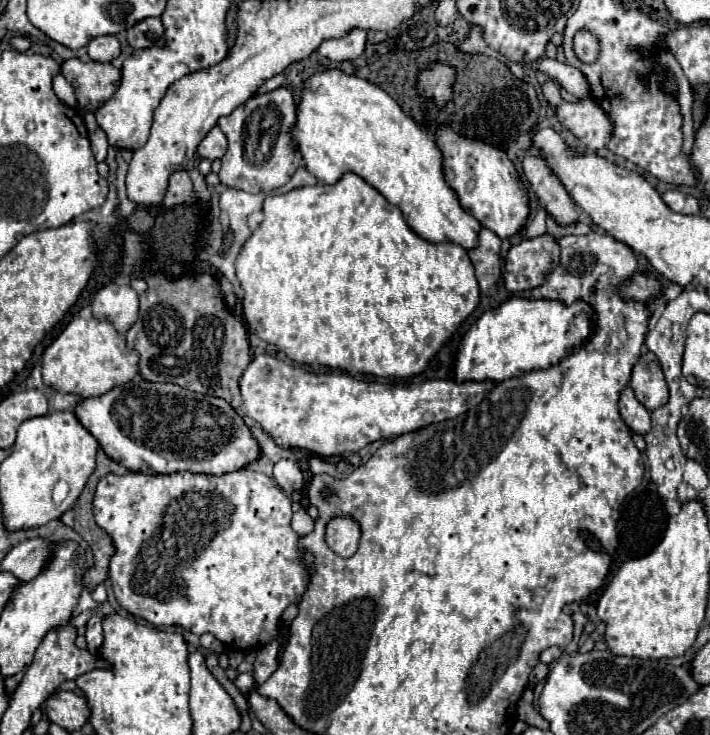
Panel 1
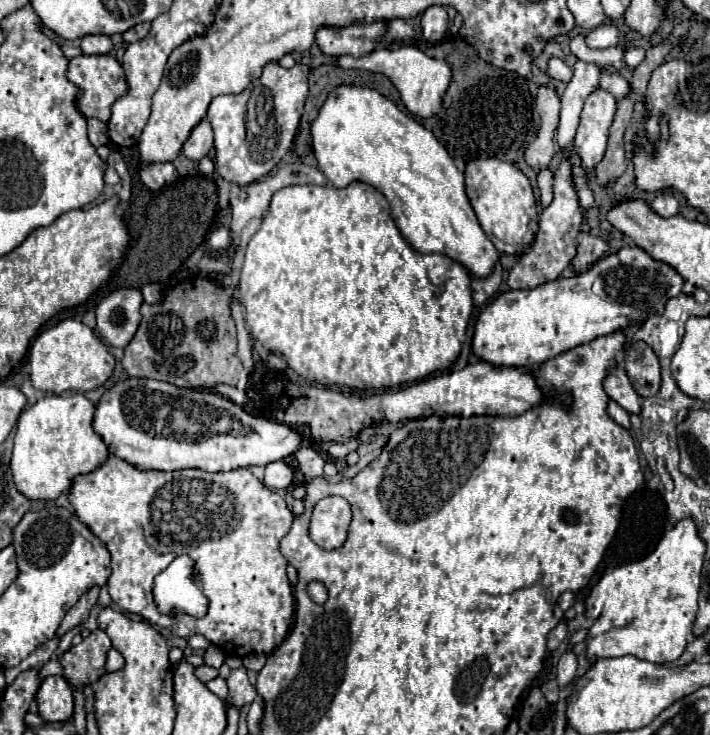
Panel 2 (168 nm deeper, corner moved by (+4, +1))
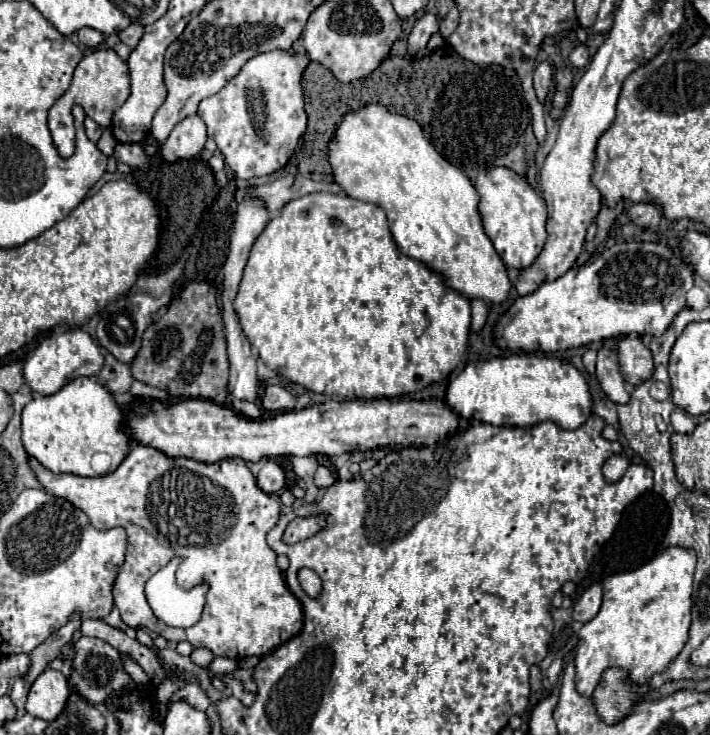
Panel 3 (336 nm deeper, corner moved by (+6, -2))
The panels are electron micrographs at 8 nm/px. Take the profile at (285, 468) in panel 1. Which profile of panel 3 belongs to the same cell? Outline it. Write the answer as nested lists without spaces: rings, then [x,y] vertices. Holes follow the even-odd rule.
[[[267,461],[257,475],[257,485],[265,493],[279,493],[285,487],[285,473],[275,461]]]

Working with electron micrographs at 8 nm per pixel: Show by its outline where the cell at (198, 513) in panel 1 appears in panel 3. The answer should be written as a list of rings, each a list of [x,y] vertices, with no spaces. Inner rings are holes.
[[[133,443],[131,451],[123,459],[123,463],[103,477],[79,477],[79,475],[55,475],[41,467],[35,459],[29,459],[31,469],[37,473],[39,483],[55,497],[71,501],[77,509],[85,511],[89,523],[99,531],[107,531],[109,527],[123,527],[127,533],[127,555],[125,563],[119,569],[119,575],[113,585],[115,607],[121,613],[121,619],[129,627],[143,625],[157,635],[163,635],[167,641],[189,641],[193,647],[207,647],[217,657],[229,659],[245,659],[245,657],[263,657],[269,651],[277,649],[281,643],[289,641],[297,631],[301,631],[303,613],[301,603],[287,589],[281,569],[275,563],[275,551],[267,545],[267,533],[277,525],[281,517],[281,503],[261,491],[255,483],[255,477],[247,469],[243,461],[225,459],[213,465],[197,463],[193,459],[169,459],[161,451],[153,447],[143,447]],[[181,557],[183,563],[177,571],[177,583],[181,587],[193,587],[197,583],[207,581],[207,603],[201,619],[189,629],[167,627],[159,621],[145,599],[145,583],[147,579],[159,571],[169,559]]]

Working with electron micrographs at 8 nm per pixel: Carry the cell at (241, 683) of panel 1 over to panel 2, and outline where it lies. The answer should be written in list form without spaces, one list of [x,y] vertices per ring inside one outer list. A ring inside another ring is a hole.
[[[213,678],[213,680],[205,682],[205,686],[207,686],[215,696],[219,696],[221,700],[225,700],[225,696],[227,696],[227,682],[225,682],[223,678]]]

